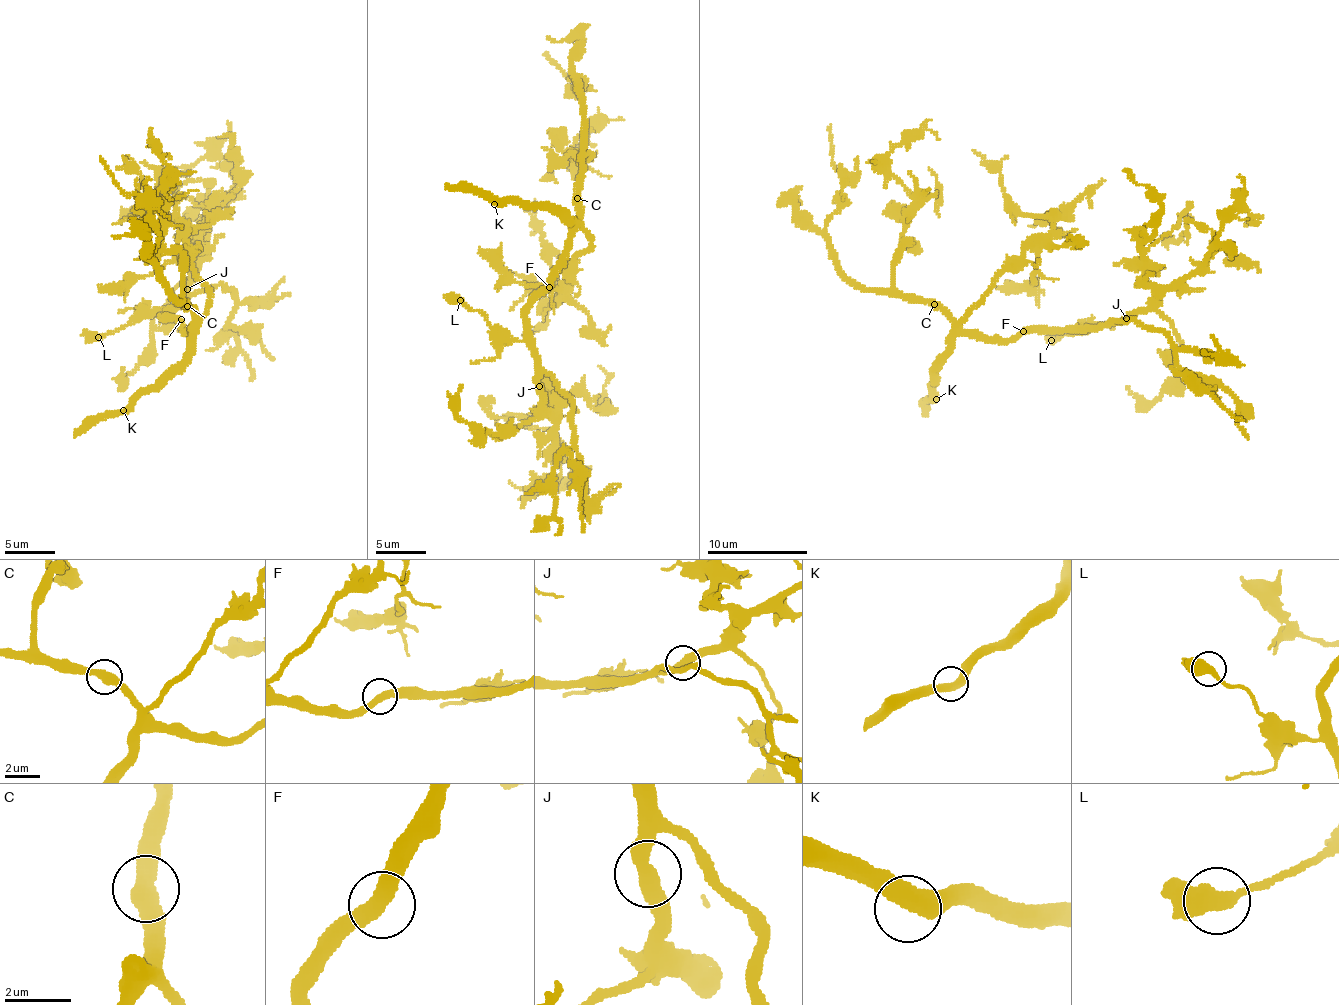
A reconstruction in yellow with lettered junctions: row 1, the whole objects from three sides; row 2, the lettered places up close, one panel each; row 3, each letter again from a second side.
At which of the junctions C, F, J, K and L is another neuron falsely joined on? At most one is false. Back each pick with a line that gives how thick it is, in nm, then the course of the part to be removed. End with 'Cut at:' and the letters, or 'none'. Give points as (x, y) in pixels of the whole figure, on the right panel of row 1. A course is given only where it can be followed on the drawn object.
Cut at: none

